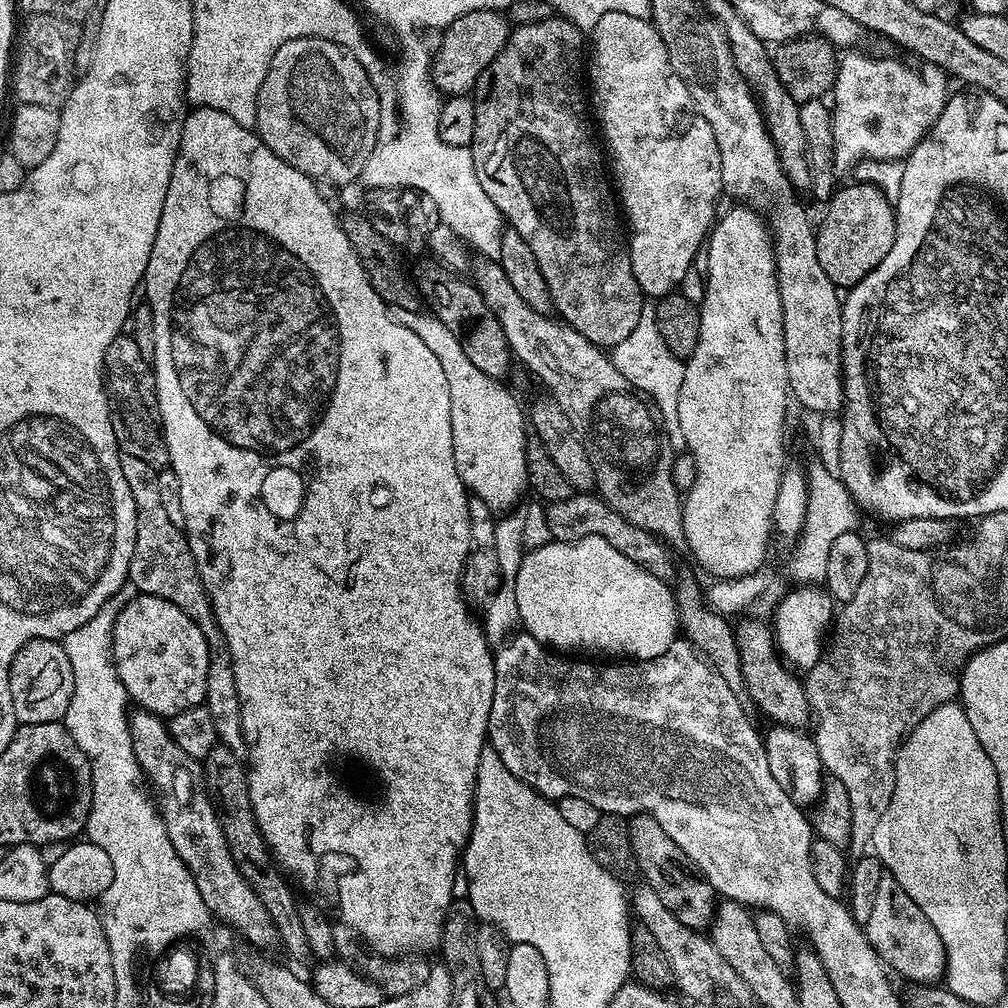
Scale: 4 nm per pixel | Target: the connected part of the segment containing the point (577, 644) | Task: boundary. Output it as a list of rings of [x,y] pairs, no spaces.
[[[587,536],[581,540],[571,542],[549,542],[541,548],[533,548],[525,551],[524,561],[518,570],[516,579],[516,593],[518,594],[518,614],[520,615],[519,623],[523,631],[529,632],[539,644],[543,644],[552,650],[559,650],[564,654],[592,654],[588,652],[597,652],[600,658],[627,658],[629,661],[649,660],[658,658],[670,650],[670,646],[678,638],[678,613],[676,611],[676,596],[674,592],[668,589],[669,585],[658,579],[654,574],[650,574],[642,566],[630,562],[626,554],[614,550],[610,542],[601,536]]]

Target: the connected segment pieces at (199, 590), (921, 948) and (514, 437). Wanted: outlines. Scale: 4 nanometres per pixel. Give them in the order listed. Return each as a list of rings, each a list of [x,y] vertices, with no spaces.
[[[121,455],[122,475],[126,477],[126,486],[130,486],[130,494],[134,494],[136,507],[136,537],[134,538],[134,558],[130,562],[128,580],[132,581],[140,594],[166,598],[166,602],[174,602],[198,630],[208,643],[210,666],[206,674],[206,694],[203,707],[210,710],[210,718],[214,718],[216,738],[225,744],[238,757],[248,755],[248,747],[244,741],[242,728],[242,710],[238,702],[238,690],[234,686],[234,670],[230,650],[224,641],[222,630],[218,626],[212,603],[206,594],[204,584],[196,569],[188,538],[184,535],[181,525],[170,522],[166,509],[160,501],[156,472],[139,458]]]
[[[887,874],[881,875],[878,894],[870,910],[870,922],[863,924],[865,936],[872,949],[889,969],[905,976],[912,984],[935,985],[944,980],[944,967],[947,966],[946,950],[938,930],[930,926],[930,918],[914,906],[910,894],[898,886],[898,882]]]
[[[459,346],[453,347],[453,352],[445,351],[442,359],[450,382],[450,426],[458,474],[469,493],[482,498],[493,513],[507,513],[528,483],[524,448],[529,433],[525,409],[520,409],[519,402],[503,388],[501,381],[482,374]]]

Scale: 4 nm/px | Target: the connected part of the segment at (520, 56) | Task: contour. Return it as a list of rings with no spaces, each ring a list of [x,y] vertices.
[[[553,14],[553,15],[551,15],[551,16],[549,16],[549,17],[548,17],[548,19],[547,19],[547,20],[539,20],[539,21],[538,21],[538,22],[530,22],[530,23],[529,23],[529,24],[521,24],[521,25],[519,25],[519,26],[516,26],[516,27],[513,27],[513,28],[512,28],[512,29],[511,29],[511,31],[509,31],[509,33],[508,33],[508,41],[507,41],[507,42],[506,42],[506,46],[502,46],[502,50],[501,50],[501,51],[500,51],[500,53],[498,53],[498,54],[497,54],[497,55],[496,55],[496,57],[495,57],[495,58],[494,58],[494,62],[490,62],[490,66],[486,66],[486,70],[482,70],[482,74],[481,74],[481,75],[480,75],[480,77],[479,77],[479,78],[478,78],[478,82],[477,82],[477,83],[476,83],[476,86],[475,86],[475,89],[474,89],[474,99],[475,99],[475,101],[476,101],[476,125],[475,125],[475,126],[474,126],[474,138],[473,138],[473,139],[472,139],[472,142],[471,142],[471,145],[470,145],[470,147],[471,147],[471,149],[472,149],[472,154],[473,154],[473,158],[474,158],[474,166],[475,166],[475,167],[476,167],[476,170],[477,170],[477,176],[478,176],[478,181],[480,181],[480,182],[482,182],[482,190],[486,190],[486,194],[487,194],[487,195],[488,195],[488,197],[489,197],[489,198],[490,198],[490,202],[494,202],[494,206],[495,206],[495,207],[496,207],[496,209],[497,209],[497,210],[498,210],[498,211],[500,211],[500,214],[501,214],[501,216],[503,216],[503,217],[504,217],[504,219],[505,219],[505,221],[507,221],[507,223],[508,223],[508,224],[509,224],[509,225],[510,225],[510,228],[511,228],[511,231],[514,231],[514,232],[517,232],[517,233],[518,233],[518,234],[522,234],[522,238],[523,238],[523,239],[524,239],[524,241],[525,241],[525,242],[526,242],[526,246],[530,246],[530,250],[534,250],[534,258],[538,258],[538,266],[539,266],[539,267],[540,267],[540,269],[541,269],[541,270],[542,270],[542,278],[543,278],[543,279],[544,279],[544,281],[545,281],[545,282],[546,282],[546,286],[547,286],[547,287],[548,287],[548,296],[549,296],[549,298],[551,298],[551,299],[552,299],[552,307],[553,307],[553,309],[554,309],[554,312],[555,312],[555,315],[556,315],[556,316],[557,316],[557,317],[559,317],[559,319],[561,319],[561,320],[563,320],[563,321],[564,321],[564,323],[565,323],[565,324],[569,324],[569,325],[570,325],[570,326],[571,326],[571,328],[576,328],[576,329],[577,329],[577,330],[578,330],[578,331],[579,331],[579,332],[581,332],[581,333],[582,333],[582,334],[583,334],[583,335],[584,335],[584,336],[585,336],[585,338],[587,338],[587,339],[588,339],[588,341],[590,341],[590,343],[592,343],[592,344],[595,344],[595,345],[596,345],[596,347],[597,347],[597,348],[603,348],[603,349],[605,349],[605,350],[611,350],[611,349],[613,349],[613,348],[616,348],[616,347],[617,347],[617,346],[618,346],[618,342],[623,342],[623,340],[625,340],[625,338],[627,338],[627,336],[629,336],[629,335],[630,335],[630,330],[634,330],[634,326],[638,326],[638,318],[639,318],[639,317],[640,317],[640,315],[641,315],[641,314],[642,314],[642,310],[643,310],[643,309],[644,309],[644,308],[645,308],[645,306],[646,306],[646,297],[645,297],[645,295],[644,295],[644,291],[642,291],[642,289],[641,289],[641,288],[640,288],[640,287],[639,287],[639,286],[638,286],[638,282],[637,282],[637,281],[636,281],[636,279],[635,279],[635,278],[634,278],[634,270],[633,270],[633,269],[632,269],[632,263],[631,263],[631,262],[630,262],[630,254],[629,254],[629,253],[628,253],[628,240],[627,240],[627,239],[626,239],[626,232],[625,232],[625,229],[624,229],[624,228],[623,228],[623,227],[622,227],[622,212],[621,212],[621,209],[620,209],[620,208],[619,208],[619,207],[618,207],[618,200],[617,200],[617,197],[616,197],[616,196],[615,196],[615,195],[614,195],[614,188],[613,188],[613,185],[612,185],[612,184],[611,184],[611,183],[610,183],[610,176],[609,176],[609,173],[608,173],[608,176],[607,176],[607,174],[606,174],[606,173],[604,173],[604,164],[605,164],[605,168],[606,168],[606,156],[605,156],[605,153],[604,153],[604,152],[603,152],[603,151],[602,151],[602,148],[601,148],[601,145],[600,145],[600,144],[599,144],[599,143],[598,143],[598,140],[597,140],[597,144],[598,144],[598,145],[596,145],[596,140],[595,140],[595,138],[594,138],[594,137],[592,137],[592,132],[591,132],[591,130],[590,130],[590,129],[588,129],[588,112],[589,112],[589,116],[590,116],[590,100],[589,100],[589,97],[588,97],[588,96],[587,96],[587,95],[586,95],[586,36],[585,36],[585,33],[584,33],[584,32],[583,32],[583,31],[582,31],[582,30],[581,30],[581,29],[580,29],[580,28],[579,28],[579,26],[578,26],[578,25],[577,25],[577,24],[574,24],[574,23],[572,23],[572,21],[571,21],[571,20],[569,20],[569,19],[567,19],[567,18],[561,18],[561,17],[560,17],[560,16],[559,16],[559,15],[556,15],[556,14]]]

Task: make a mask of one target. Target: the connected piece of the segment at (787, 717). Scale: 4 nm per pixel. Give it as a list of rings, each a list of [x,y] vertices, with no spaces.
[[[741,619],[739,623],[735,625],[734,631],[736,634],[736,645],[738,646],[738,654],[740,655],[740,674],[742,677],[743,687],[748,687],[748,692],[752,695],[753,700],[757,706],[770,716],[772,721],[777,725],[786,728],[798,728],[803,729],[804,723],[809,723],[810,709],[808,707],[808,694],[803,683],[800,684],[787,672],[789,669],[782,663],[781,657],[774,651],[774,636],[770,631],[769,625],[762,624],[758,620],[744,620]]]

